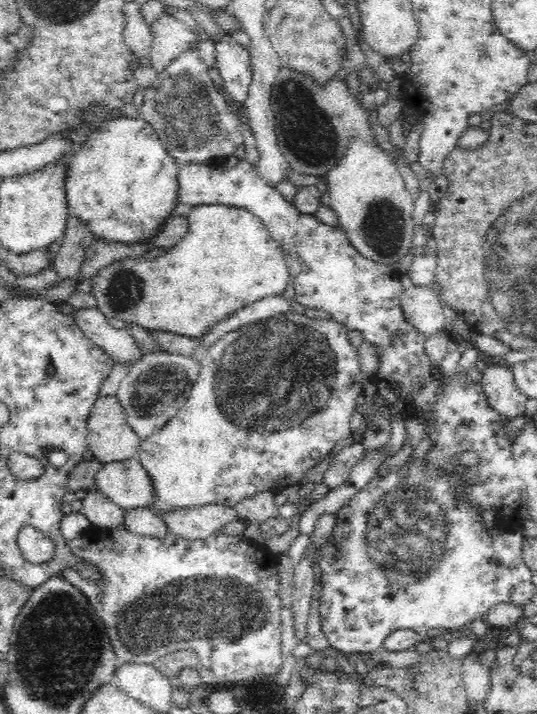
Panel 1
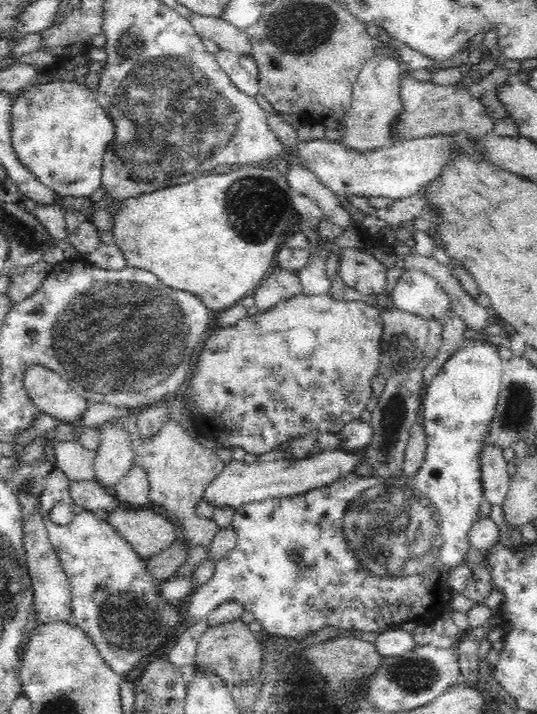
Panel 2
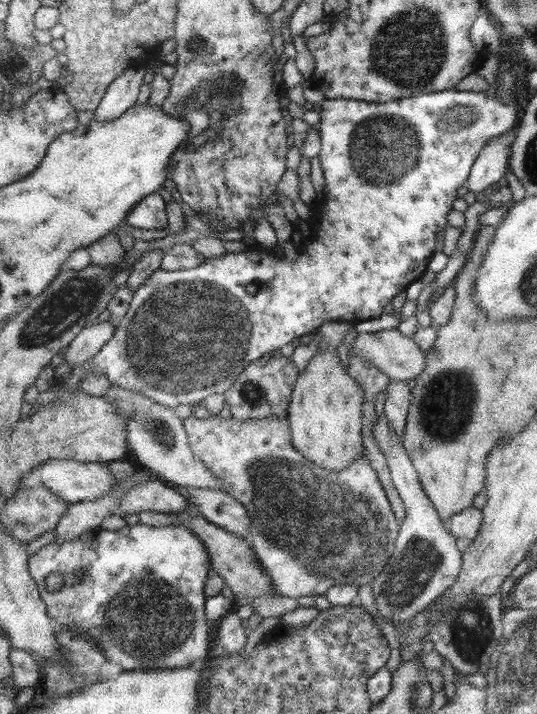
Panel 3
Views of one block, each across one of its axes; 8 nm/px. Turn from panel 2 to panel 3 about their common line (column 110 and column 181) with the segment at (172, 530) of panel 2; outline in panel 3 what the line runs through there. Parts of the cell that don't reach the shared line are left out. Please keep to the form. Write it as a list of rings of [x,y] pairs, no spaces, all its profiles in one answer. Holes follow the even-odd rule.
[[[147,510],[139,514],[141,523],[151,526],[171,526],[179,524],[191,529],[199,539],[201,539],[210,553],[213,570],[216,570],[225,580],[226,585],[230,587],[234,596],[246,596],[250,599],[256,599],[263,595],[279,595],[274,588],[274,581],[269,572],[260,563],[257,552],[250,545],[247,539],[236,536],[226,529],[220,528],[218,524],[213,524],[210,520],[201,515],[183,513],[162,513],[155,510]]]

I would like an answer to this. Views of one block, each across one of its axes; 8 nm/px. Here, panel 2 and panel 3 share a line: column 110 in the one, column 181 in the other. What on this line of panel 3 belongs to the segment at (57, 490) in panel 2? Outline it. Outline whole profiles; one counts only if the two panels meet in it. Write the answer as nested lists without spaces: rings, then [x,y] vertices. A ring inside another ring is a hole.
[[[126,524],[120,530],[102,530],[95,528],[87,530],[81,537],[64,542],[63,544],[49,543],[41,547],[34,555],[29,557],[31,576],[36,580],[40,595],[48,606],[48,615],[54,620],[57,626],[64,625],[76,628],[86,638],[92,638],[102,648],[104,655],[110,660],[120,664],[125,671],[150,670],[151,668],[206,668],[207,659],[212,655],[214,644],[210,632],[210,624],[206,615],[206,582],[209,572],[213,570],[210,553],[207,552],[206,544],[191,531],[187,526],[173,524],[171,526],[151,526],[149,524]],[[53,572],[59,572],[64,580],[64,585],[58,591],[47,590],[47,578]]]

